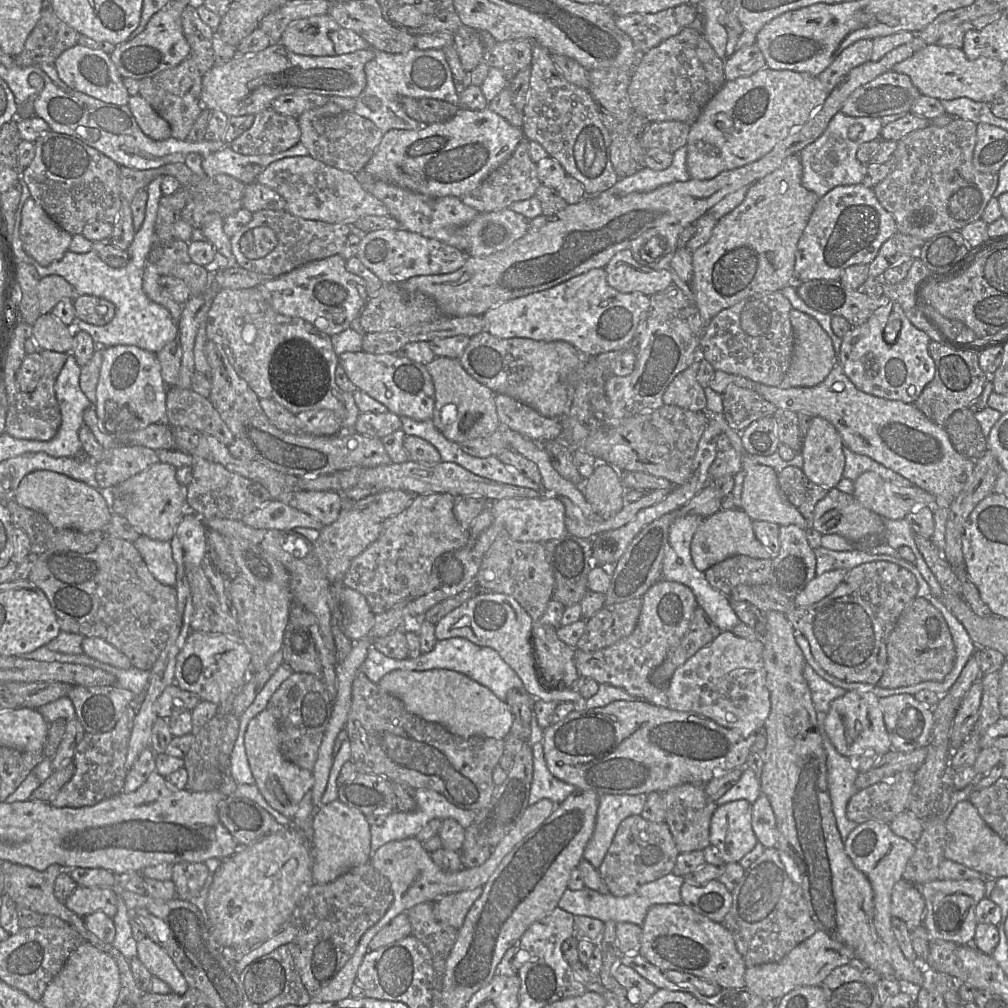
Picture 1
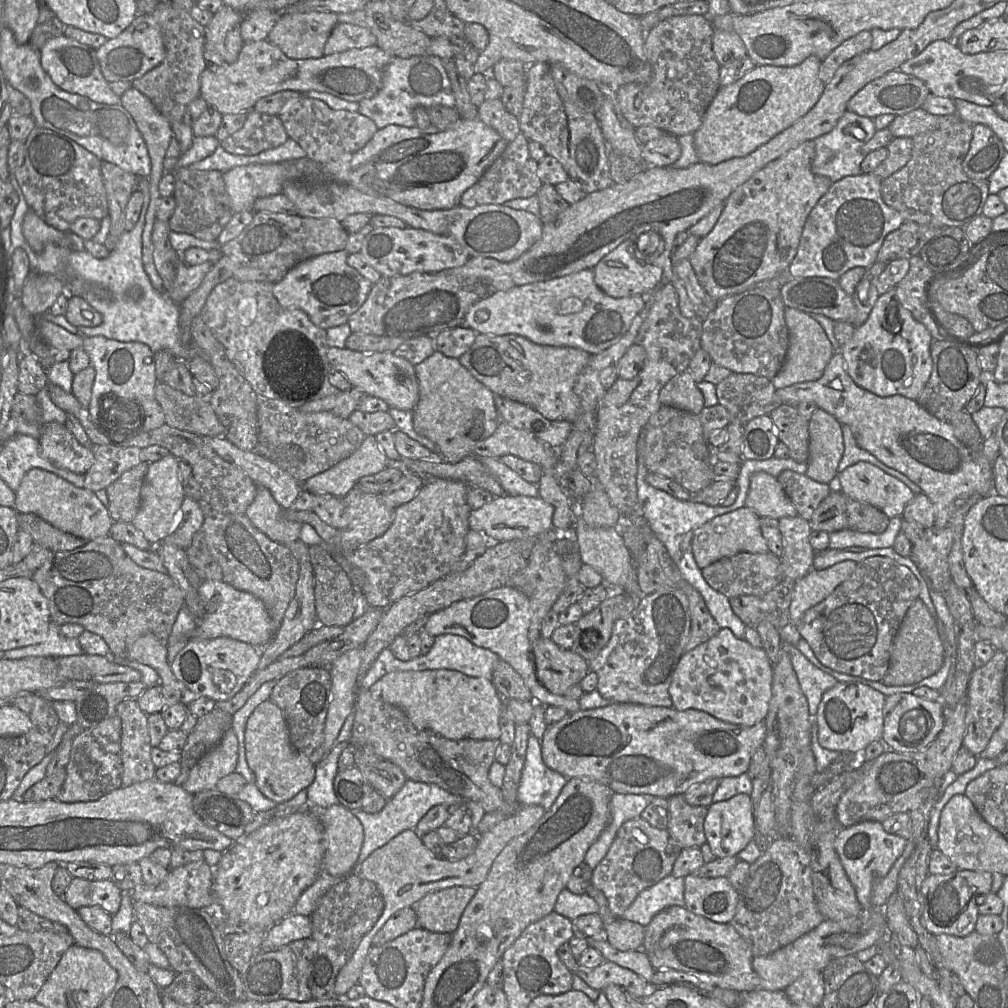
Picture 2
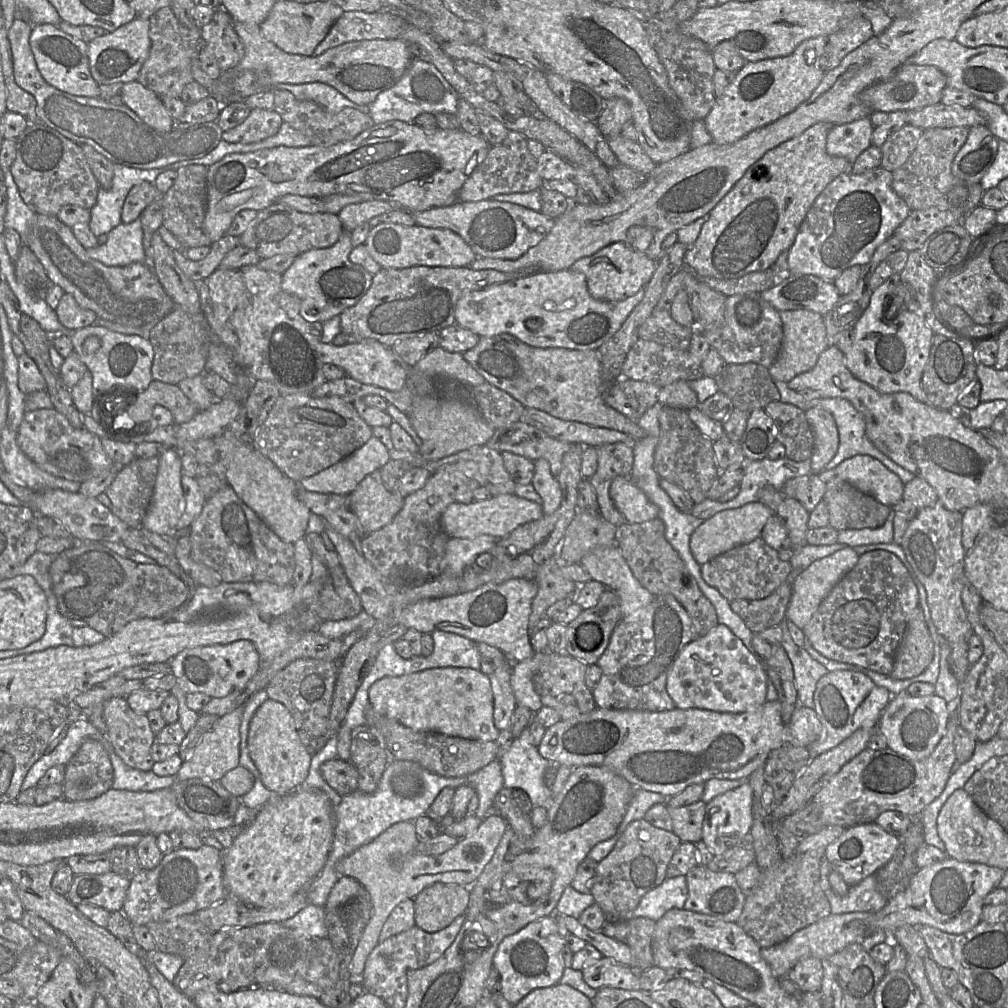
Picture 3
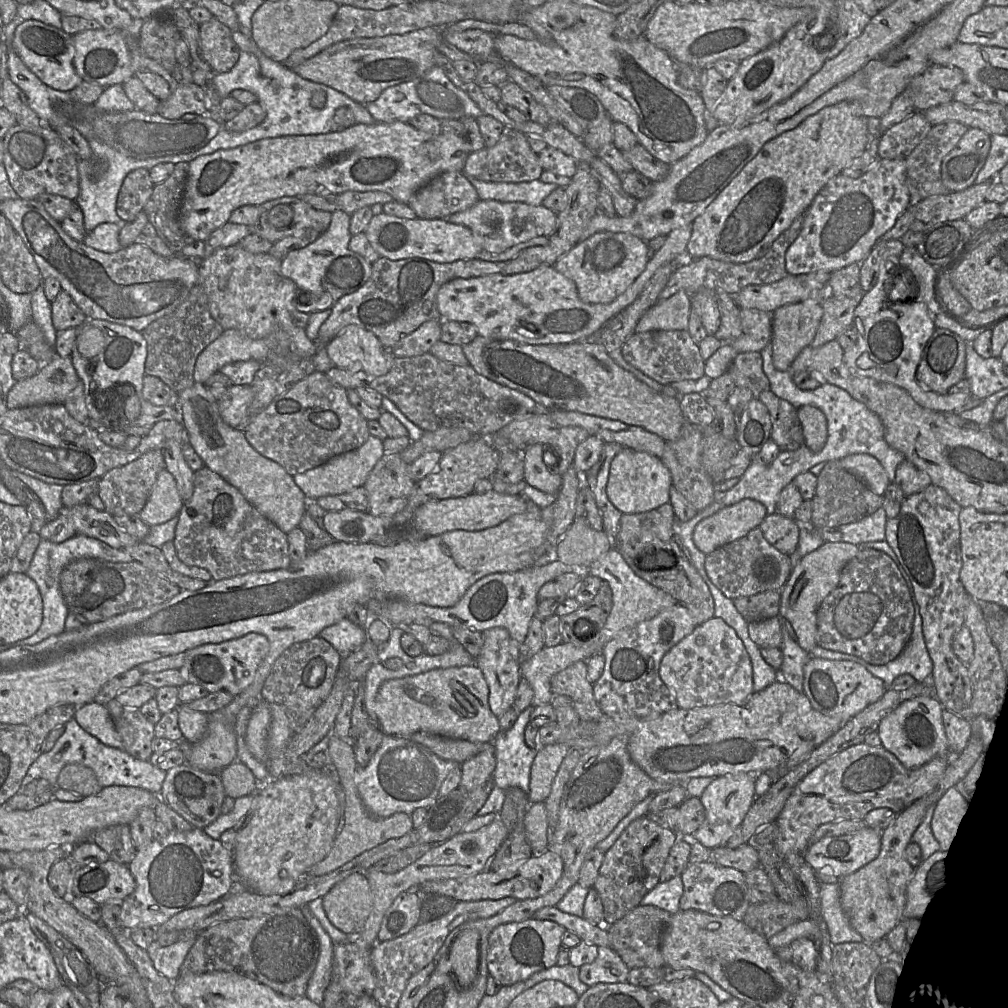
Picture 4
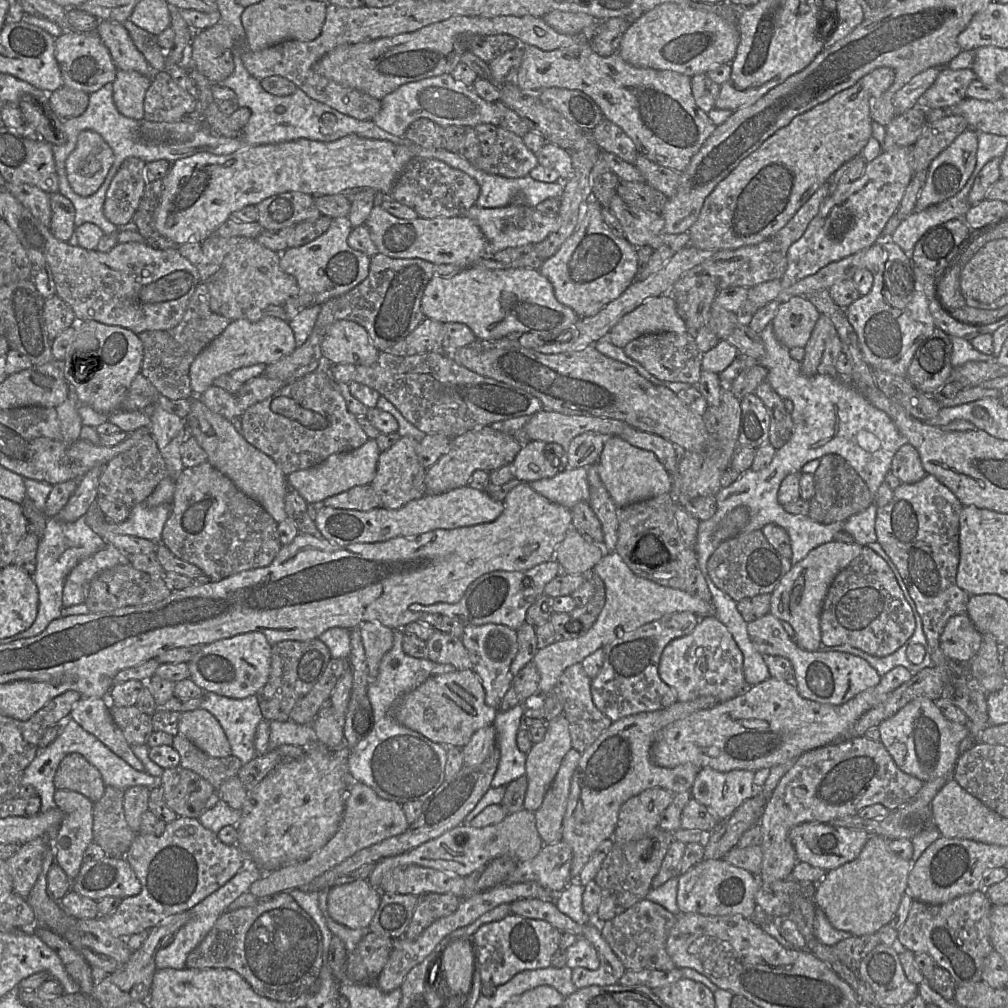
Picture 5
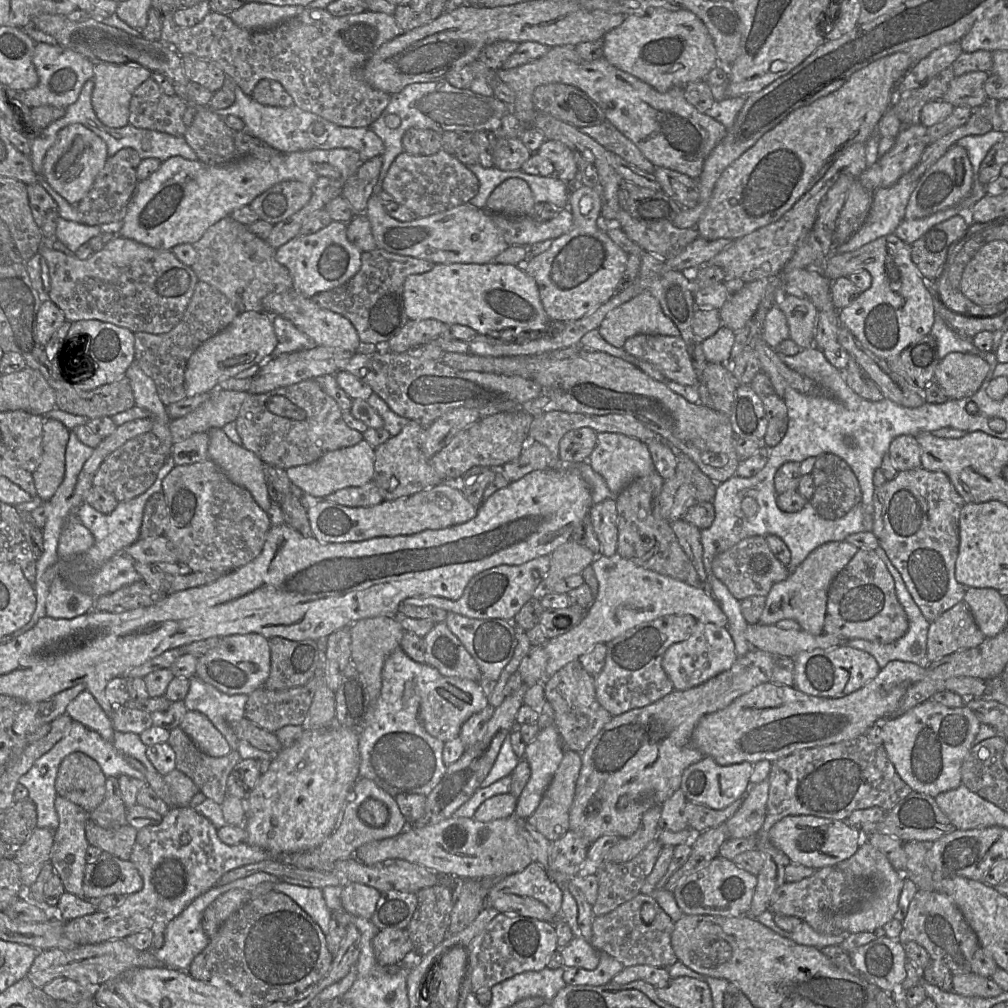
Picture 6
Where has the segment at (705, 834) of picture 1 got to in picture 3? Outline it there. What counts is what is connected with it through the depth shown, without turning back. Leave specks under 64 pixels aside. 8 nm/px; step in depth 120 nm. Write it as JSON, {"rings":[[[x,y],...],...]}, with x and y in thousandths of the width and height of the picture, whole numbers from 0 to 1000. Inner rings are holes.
{"rings":[[[695,793],[681,800],[663,801],[668,817],[668,825],[677,835],[692,836],[696,832],[696,816],[700,797]]]}

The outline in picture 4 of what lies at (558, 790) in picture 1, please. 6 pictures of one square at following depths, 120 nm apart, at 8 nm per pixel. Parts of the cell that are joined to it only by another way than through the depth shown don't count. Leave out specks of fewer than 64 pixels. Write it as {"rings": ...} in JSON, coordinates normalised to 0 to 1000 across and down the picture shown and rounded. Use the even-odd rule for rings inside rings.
{"rings":[[[526,700],[516,706],[510,719],[501,726],[495,726],[489,735],[492,760],[489,766],[489,778],[499,784],[516,782],[523,789],[526,781],[526,765],[529,754],[534,745],[525,742],[520,735],[520,725],[525,716],[529,701]]]}

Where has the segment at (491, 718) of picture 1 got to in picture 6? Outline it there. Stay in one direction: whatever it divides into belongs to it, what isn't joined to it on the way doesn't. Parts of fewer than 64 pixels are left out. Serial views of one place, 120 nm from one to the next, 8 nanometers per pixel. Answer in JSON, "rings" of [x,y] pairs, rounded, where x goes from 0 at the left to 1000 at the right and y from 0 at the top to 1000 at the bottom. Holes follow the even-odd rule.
{"rings":[[[437,672],[426,682],[418,696],[416,714],[428,730],[441,737],[455,731],[460,716],[484,699],[484,691],[474,677],[453,672]]]}

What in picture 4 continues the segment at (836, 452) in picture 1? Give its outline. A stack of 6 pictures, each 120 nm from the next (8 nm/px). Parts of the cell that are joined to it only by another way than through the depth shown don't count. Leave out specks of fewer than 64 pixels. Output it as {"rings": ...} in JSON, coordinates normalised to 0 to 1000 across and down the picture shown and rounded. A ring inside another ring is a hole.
{"rings":[[[799,402],[791,406],[800,442],[807,448],[813,448],[820,438],[820,416],[812,405]]]}

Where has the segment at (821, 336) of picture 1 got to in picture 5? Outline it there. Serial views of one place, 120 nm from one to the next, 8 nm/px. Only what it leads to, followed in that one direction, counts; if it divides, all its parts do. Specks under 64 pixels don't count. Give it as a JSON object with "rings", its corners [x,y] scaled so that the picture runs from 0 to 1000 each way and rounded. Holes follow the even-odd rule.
{"rings":[[[798,294],[777,298],[765,319],[770,336],[782,346],[799,344],[814,311]]]}

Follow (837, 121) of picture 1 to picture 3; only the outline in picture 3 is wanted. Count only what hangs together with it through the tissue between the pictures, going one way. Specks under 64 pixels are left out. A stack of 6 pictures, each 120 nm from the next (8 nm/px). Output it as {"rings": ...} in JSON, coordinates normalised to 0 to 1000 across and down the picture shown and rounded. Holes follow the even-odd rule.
{"rings":[[[863,116],[824,125],[819,138],[819,150],[824,155],[836,156],[846,162],[865,144],[866,129]]]}

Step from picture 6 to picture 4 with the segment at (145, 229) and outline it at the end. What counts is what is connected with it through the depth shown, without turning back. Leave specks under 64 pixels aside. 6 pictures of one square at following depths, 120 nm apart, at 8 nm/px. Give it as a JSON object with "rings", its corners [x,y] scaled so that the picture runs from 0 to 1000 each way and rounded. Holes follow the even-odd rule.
{"rings":[[[390,121],[372,122],[369,124],[352,123],[339,130],[327,131],[316,134],[297,134],[297,135],[279,135],[275,137],[265,137],[254,141],[250,141],[241,145],[230,148],[216,149],[209,153],[198,155],[187,162],[187,175],[184,184],[184,189],[179,205],[179,221],[185,232],[192,239],[203,240],[210,230],[223,223],[228,213],[232,208],[243,203],[257,204],[265,199],[279,195],[297,195],[303,192],[329,191],[336,193],[343,189],[364,190],[364,189],[379,189],[386,192],[391,199],[405,202],[408,195],[420,185],[425,183],[433,175],[444,171],[458,171],[461,165],[462,158],[466,152],[463,151],[463,142],[459,136],[449,134],[429,134],[416,130],[406,122]]]}

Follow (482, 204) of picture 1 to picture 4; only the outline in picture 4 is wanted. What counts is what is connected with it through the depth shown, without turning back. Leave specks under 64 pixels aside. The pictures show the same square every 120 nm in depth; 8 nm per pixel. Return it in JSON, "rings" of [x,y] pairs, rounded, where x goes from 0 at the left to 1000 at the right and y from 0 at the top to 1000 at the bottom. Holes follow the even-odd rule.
{"rings":[[[500,125],[490,146],[480,147],[464,154],[459,171],[463,177],[483,181],[516,182],[534,179],[539,168],[535,162],[534,154],[527,149],[523,141],[523,135]]]}

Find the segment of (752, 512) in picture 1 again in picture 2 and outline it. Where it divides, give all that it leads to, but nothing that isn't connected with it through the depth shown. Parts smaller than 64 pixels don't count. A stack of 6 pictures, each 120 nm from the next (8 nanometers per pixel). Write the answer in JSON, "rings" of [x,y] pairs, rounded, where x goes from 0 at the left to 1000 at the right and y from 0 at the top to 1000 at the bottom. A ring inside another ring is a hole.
{"rings":[[[757,467],[749,468],[744,473],[739,502],[748,506],[755,514],[773,516],[792,511],[771,474]]]}

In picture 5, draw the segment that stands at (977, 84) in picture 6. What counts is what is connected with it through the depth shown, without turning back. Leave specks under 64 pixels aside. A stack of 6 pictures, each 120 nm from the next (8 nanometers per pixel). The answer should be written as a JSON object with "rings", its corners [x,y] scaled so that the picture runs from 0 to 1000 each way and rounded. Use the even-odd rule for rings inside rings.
{"rings":[[[937,66],[927,82],[916,92],[912,104],[918,108],[939,108],[958,97],[958,88],[969,78],[963,68]]]}

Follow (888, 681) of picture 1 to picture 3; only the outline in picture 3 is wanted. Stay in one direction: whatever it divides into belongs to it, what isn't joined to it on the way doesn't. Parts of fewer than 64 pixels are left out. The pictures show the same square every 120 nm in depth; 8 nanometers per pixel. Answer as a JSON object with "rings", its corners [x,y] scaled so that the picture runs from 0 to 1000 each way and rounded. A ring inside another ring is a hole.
{"rings":[[[913,600],[901,616],[883,671],[898,675],[916,668],[927,652],[927,637]]]}

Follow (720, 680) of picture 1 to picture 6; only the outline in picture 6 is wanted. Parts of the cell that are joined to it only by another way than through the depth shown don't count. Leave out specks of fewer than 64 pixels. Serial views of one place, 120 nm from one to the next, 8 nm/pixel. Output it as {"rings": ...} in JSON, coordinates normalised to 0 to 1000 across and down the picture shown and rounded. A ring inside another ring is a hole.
{"rings":[[[691,617],[686,630],[667,639],[660,647],[657,662],[669,684],[679,686],[690,682],[724,664],[732,654],[728,636],[720,622]]]}

